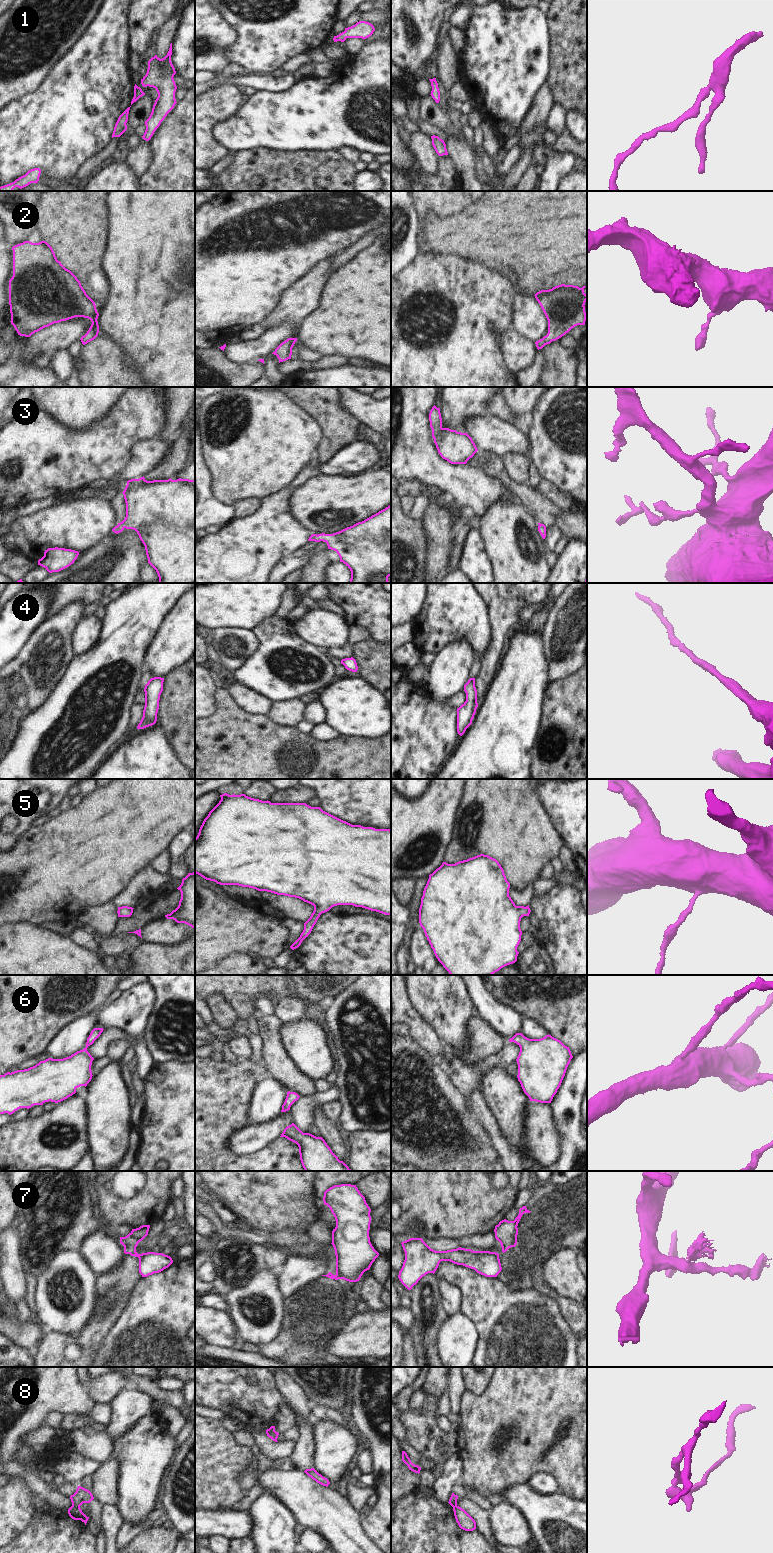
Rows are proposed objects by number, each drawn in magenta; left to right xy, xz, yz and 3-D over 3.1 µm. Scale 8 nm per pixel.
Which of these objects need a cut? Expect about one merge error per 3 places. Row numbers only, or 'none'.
7, 8

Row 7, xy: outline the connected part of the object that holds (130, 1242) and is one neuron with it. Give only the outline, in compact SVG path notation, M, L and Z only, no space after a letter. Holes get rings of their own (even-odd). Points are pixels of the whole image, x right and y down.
M142 1225L132 1231L125 1237L120 1237L120 1243L124 1246L124 1253L140 1258L141 1254L136 1252L136 1247L142 1241L149 1231L150 1225Z

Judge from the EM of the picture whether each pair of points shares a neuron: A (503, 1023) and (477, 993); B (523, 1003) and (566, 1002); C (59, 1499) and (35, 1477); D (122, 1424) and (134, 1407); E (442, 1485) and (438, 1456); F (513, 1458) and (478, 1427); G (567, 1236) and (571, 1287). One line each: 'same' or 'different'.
A: same
B: same
C: same
D: same
E: different
F: same
G: different

